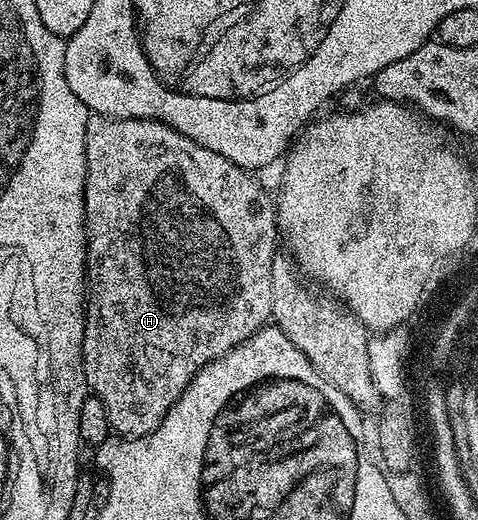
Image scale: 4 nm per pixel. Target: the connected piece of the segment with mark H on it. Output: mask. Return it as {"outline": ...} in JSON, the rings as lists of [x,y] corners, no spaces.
{"outline":[[[90,115],[87,122],[87,138],[85,139],[85,157],[87,158],[87,174],[85,175],[85,279],[87,281],[87,307],[85,310],[85,329],[83,330],[83,366],[85,367],[85,380],[89,383],[89,392],[97,396],[103,402],[107,410],[109,427],[118,437],[132,438],[134,436],[146,436],[156,430],[167,418],[171,406],[187,390],[187,386],[195,378],[195,374],[203,366],[215,362],[220,356],[226,356],[235,346],[239,346],[247,338],[251,338],[266,327],[271,320],[271,270],[273,269],[273,257],[279,252],[279,233],[277,230],[277,210],[272,195],[265,193],[265,188],[256,180],[254,173],[248,168],[235,166],[223,154],[215,154],[215,150],[207,150],[199,146],[191,138],[179,134],[171,126],[167,126],[158,120],[117,120],[114,116]]]}

